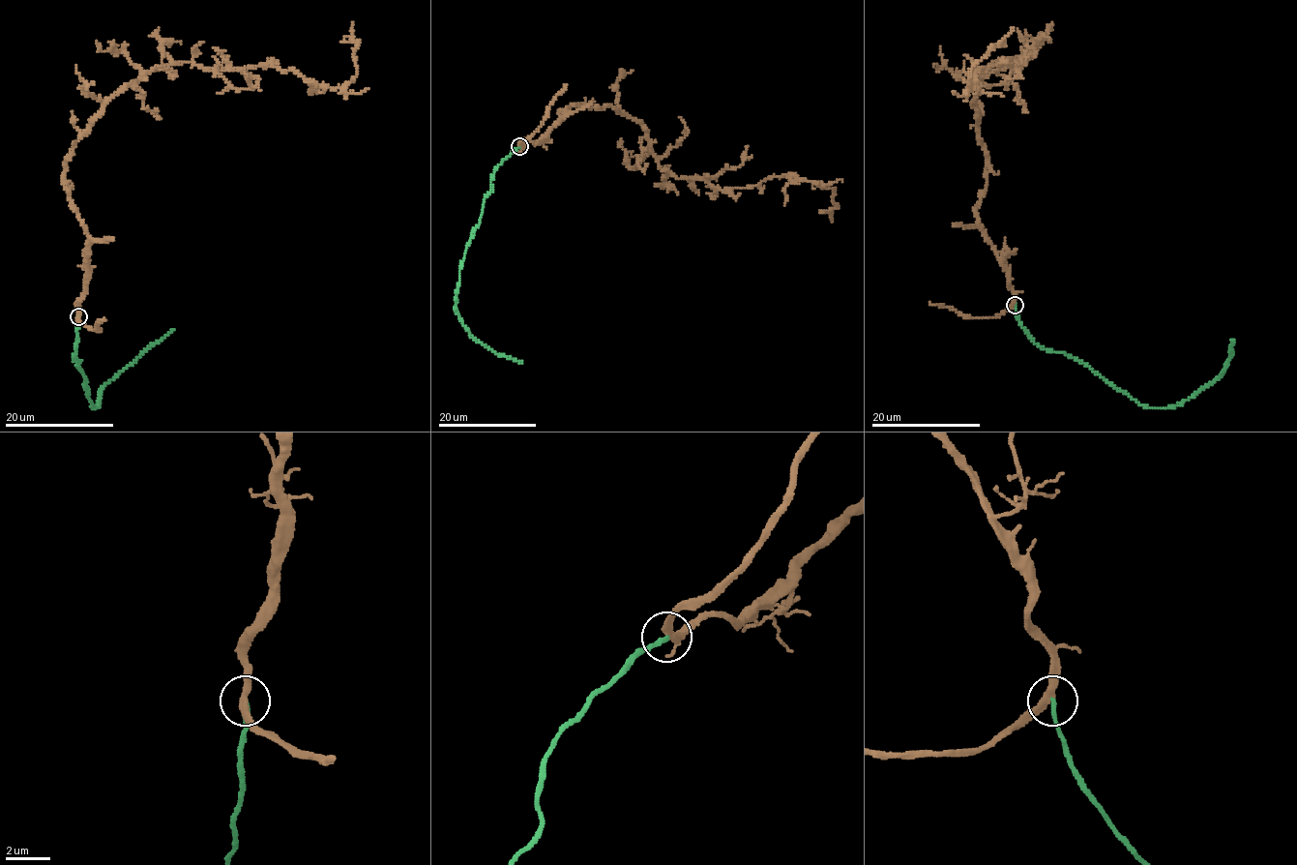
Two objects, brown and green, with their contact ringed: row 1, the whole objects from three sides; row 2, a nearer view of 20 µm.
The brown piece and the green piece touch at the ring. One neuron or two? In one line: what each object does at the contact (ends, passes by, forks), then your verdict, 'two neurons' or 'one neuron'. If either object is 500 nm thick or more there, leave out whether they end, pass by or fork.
brown passes by; green ends; one neuron

